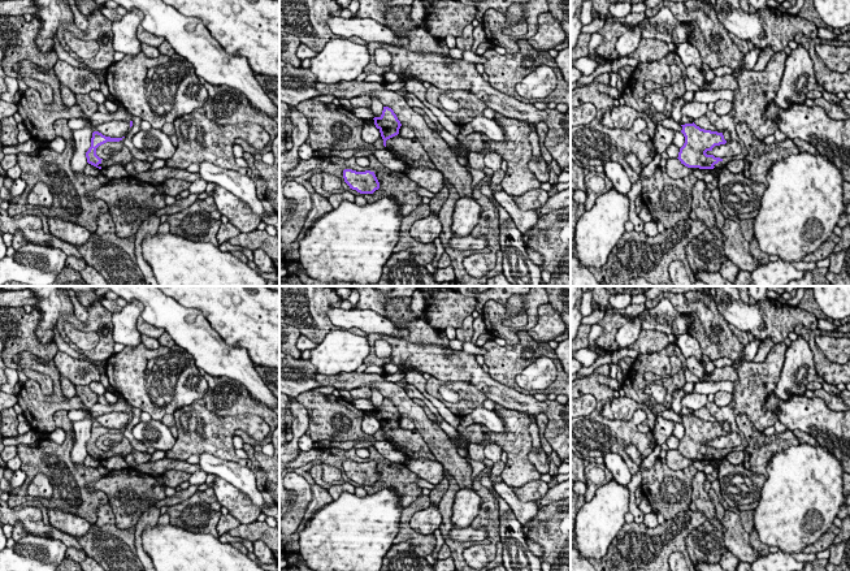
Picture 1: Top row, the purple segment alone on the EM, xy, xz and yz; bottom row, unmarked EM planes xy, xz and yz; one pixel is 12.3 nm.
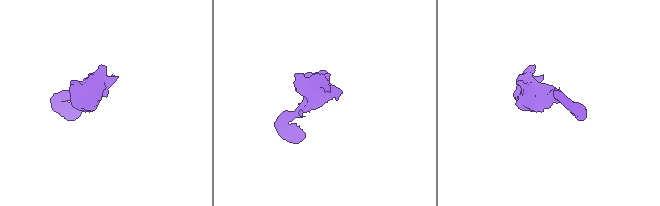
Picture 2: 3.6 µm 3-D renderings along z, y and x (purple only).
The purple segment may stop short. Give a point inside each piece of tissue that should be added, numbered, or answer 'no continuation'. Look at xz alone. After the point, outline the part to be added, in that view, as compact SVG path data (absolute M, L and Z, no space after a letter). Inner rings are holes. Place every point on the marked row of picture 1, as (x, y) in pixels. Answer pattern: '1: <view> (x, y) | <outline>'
1: xz (411, 151) | M393 137L386 140L386 148L409 168L426 166L437 169L417 138Z

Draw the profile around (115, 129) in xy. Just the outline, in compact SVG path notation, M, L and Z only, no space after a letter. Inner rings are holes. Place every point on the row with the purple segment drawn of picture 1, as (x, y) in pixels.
M109 121L109 122L103 122L100 125L92 125L91 129L92 131L99 131L105 137L110 138L122 138L126 135L129 124L126 121Z

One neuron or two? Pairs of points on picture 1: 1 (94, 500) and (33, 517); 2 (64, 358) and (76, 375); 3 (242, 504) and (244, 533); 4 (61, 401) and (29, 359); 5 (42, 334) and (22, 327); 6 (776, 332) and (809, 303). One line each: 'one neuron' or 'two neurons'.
1: two neurons
2: one neuron
3: two neurons
4: one neuron
5: two neurons
6: two neurons

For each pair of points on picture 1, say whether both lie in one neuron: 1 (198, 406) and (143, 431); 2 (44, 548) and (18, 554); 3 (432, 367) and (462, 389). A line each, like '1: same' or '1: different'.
1: different
2: same
3: different

